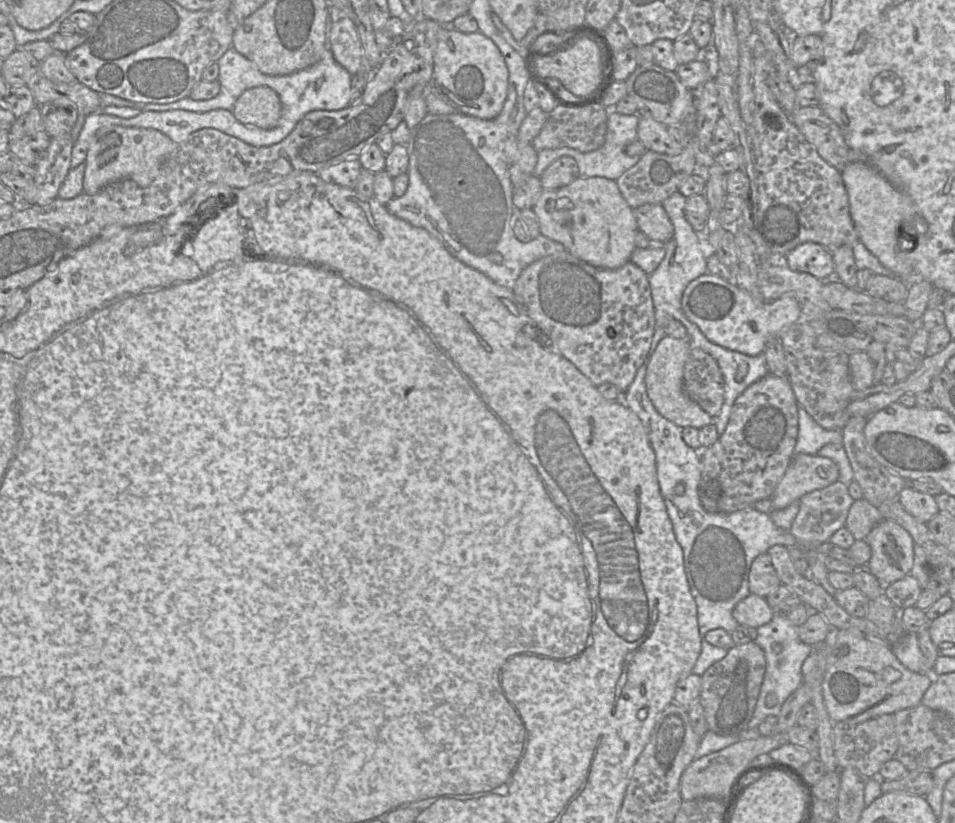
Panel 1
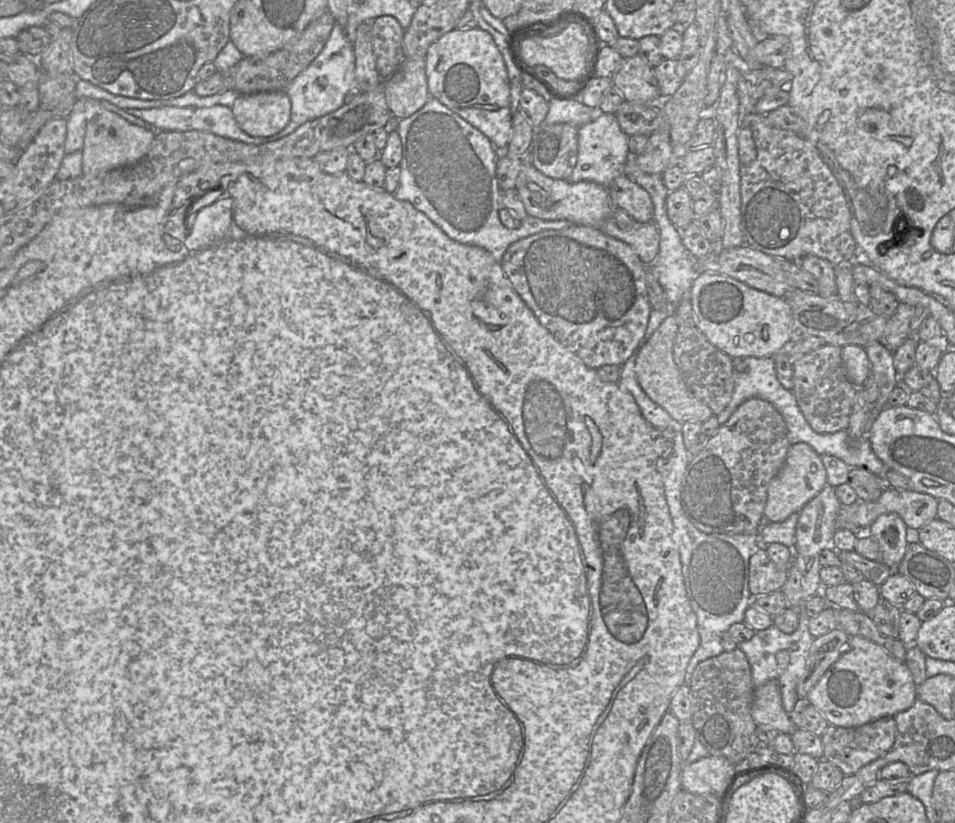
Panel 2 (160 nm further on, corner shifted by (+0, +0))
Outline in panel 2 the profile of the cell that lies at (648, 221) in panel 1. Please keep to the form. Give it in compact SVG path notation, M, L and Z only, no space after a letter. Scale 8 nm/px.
M625 174L616 177L609 186L616 208L623 209L637 223L654 220L654 206L648 192Z

